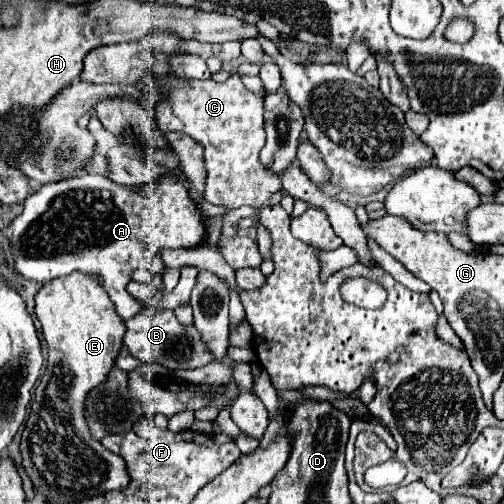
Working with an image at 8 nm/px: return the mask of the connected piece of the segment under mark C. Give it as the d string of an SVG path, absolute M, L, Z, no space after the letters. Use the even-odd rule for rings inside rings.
M232 73L224 83L216 83L212 79L187 80L174 76L158 81L168 87L168 99L154 111L158 117L158 129L162 133L186 133L204 147L204 199L228 209L238 209L242 205L266 205L270 197L282 189L282 183L278 175L260 163L260 149L266 143L262 99L248 91L236 73Z

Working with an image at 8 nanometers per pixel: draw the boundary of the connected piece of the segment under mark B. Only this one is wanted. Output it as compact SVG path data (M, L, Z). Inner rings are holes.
M152 307L126 321L124 345L128 347L130 355L142 363L160 363L168 369L196 369L214 359L194 325L182 325L174 311L152 311Z

